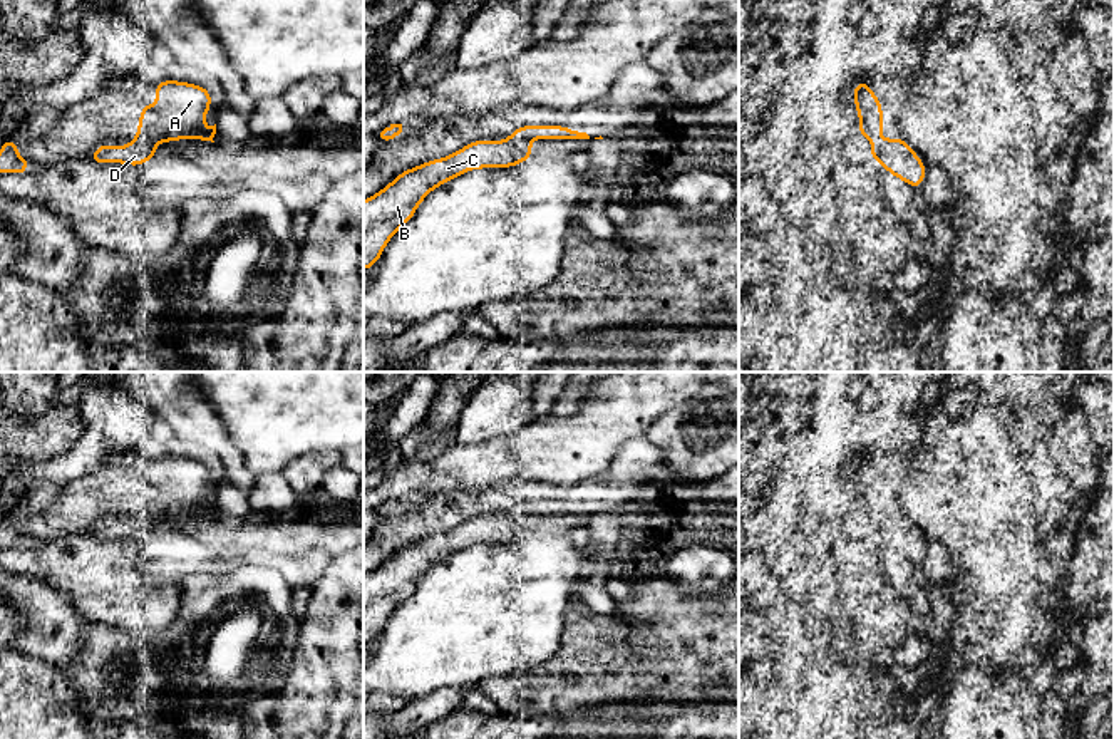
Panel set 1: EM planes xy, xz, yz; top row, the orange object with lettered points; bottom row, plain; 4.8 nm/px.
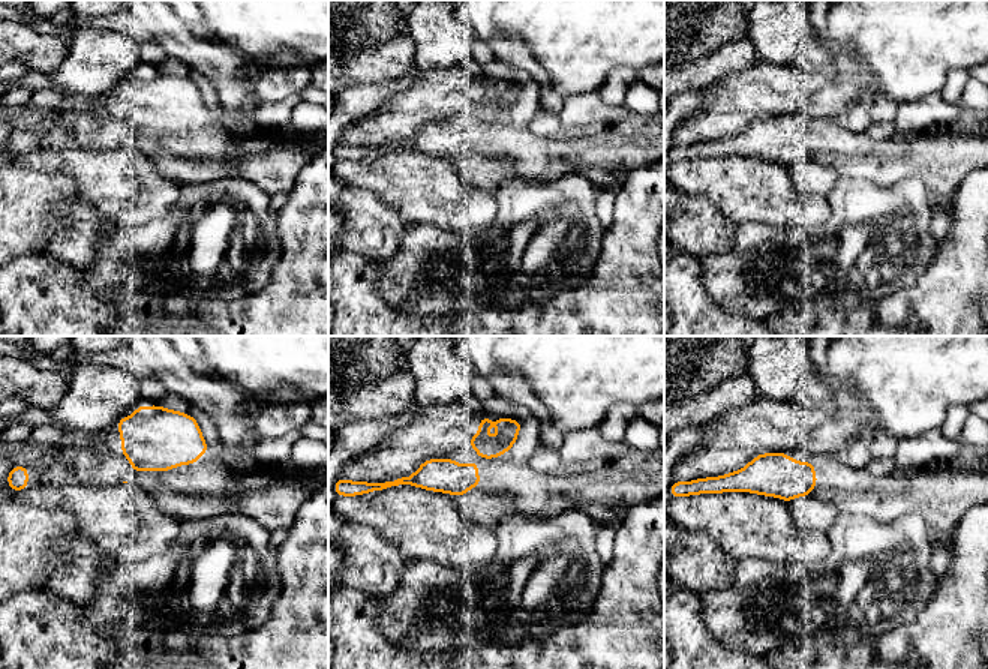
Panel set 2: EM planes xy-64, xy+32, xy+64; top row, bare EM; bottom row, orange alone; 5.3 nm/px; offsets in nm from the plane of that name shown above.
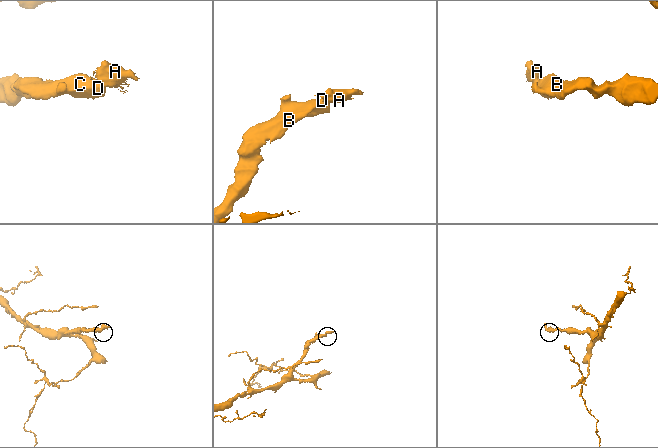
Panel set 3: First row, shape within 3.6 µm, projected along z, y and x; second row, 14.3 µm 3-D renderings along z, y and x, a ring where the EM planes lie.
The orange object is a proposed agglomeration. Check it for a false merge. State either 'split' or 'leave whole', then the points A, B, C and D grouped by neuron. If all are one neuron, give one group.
split | A / B C D

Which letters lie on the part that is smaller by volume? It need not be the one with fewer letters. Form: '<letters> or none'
A

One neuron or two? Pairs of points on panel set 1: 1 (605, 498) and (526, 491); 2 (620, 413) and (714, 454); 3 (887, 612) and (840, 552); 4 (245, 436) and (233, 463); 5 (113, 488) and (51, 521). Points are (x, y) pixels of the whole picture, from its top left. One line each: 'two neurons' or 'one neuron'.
1: one neuron
2: two neurons
3: one neuron
4: two neurons
5: one neuron

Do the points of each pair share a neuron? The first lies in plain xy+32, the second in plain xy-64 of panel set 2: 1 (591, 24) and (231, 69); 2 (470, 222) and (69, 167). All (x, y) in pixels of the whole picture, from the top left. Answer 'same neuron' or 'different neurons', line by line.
1: different neurons
2: same neuron

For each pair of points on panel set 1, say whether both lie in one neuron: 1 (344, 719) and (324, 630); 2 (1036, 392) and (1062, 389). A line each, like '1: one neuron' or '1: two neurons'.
1: one neuron
2: two neurons

